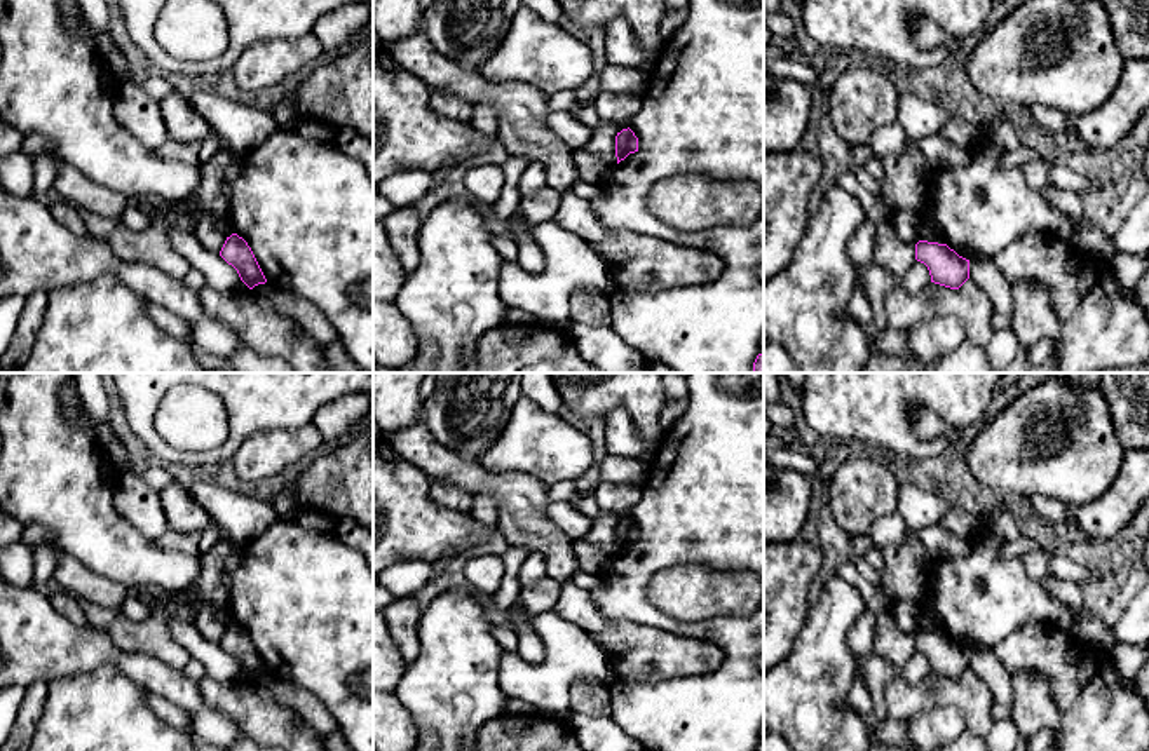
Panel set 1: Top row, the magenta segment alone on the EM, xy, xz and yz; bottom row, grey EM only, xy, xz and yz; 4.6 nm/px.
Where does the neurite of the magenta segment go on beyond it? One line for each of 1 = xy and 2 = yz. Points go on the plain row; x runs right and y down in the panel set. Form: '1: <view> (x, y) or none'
1: none
2: none

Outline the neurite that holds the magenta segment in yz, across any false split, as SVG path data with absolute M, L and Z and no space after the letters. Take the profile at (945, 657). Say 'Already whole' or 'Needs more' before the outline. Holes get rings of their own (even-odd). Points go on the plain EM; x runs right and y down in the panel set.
Already whole. M919 631L915 650L928 657L935 674L959 680L969 669L969 650L959 646L947 634Z

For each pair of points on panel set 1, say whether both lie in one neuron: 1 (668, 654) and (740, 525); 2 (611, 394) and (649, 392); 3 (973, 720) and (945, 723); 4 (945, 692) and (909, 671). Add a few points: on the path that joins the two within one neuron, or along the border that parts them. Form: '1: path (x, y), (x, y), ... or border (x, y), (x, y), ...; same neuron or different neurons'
1: border (637, 624), (652, 624), (717, 645); different neurons
2: path (619, 392), (640, 392); same neuron
3: border (926, 711), (952, 706), (966, 729); different neurons
4: border (930, 671), (914, 683), (900, 673); different neurons

